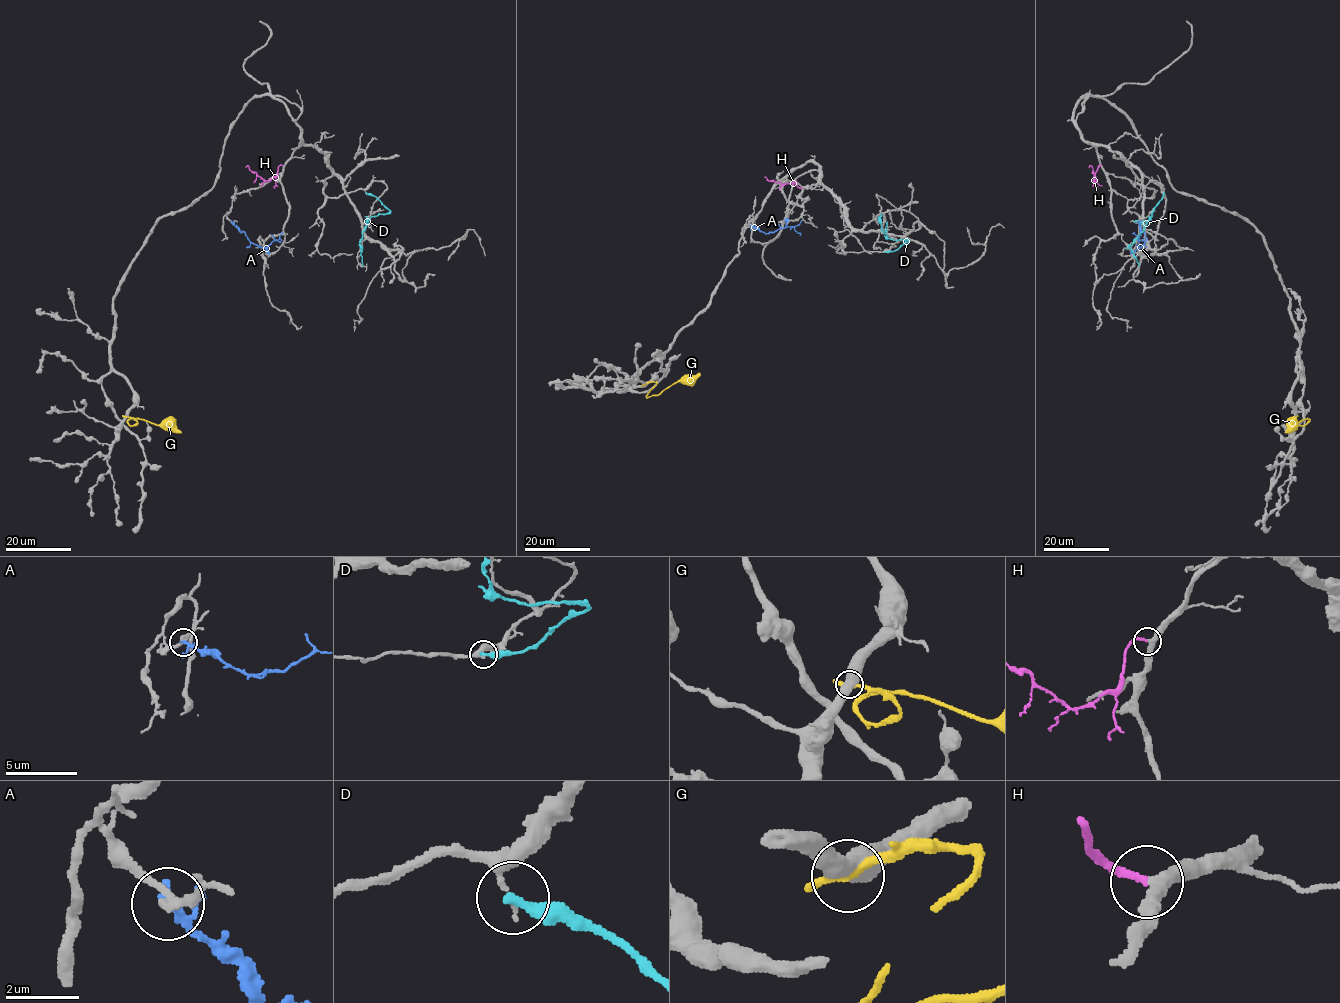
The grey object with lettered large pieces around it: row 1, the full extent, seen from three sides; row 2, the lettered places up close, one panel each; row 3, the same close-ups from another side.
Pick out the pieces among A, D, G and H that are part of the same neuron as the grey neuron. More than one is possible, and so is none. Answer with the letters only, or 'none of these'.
H

